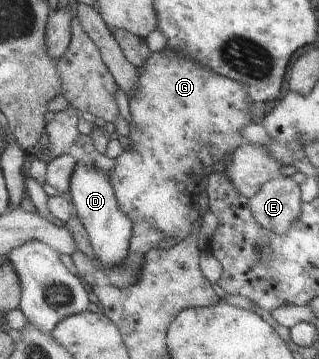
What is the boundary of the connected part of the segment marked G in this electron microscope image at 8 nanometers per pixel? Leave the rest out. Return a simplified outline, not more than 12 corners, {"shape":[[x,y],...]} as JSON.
{"shape":[[167,48],[137,68],[109,170],[129,220],[183,240],[243,145],[241,83]]}

